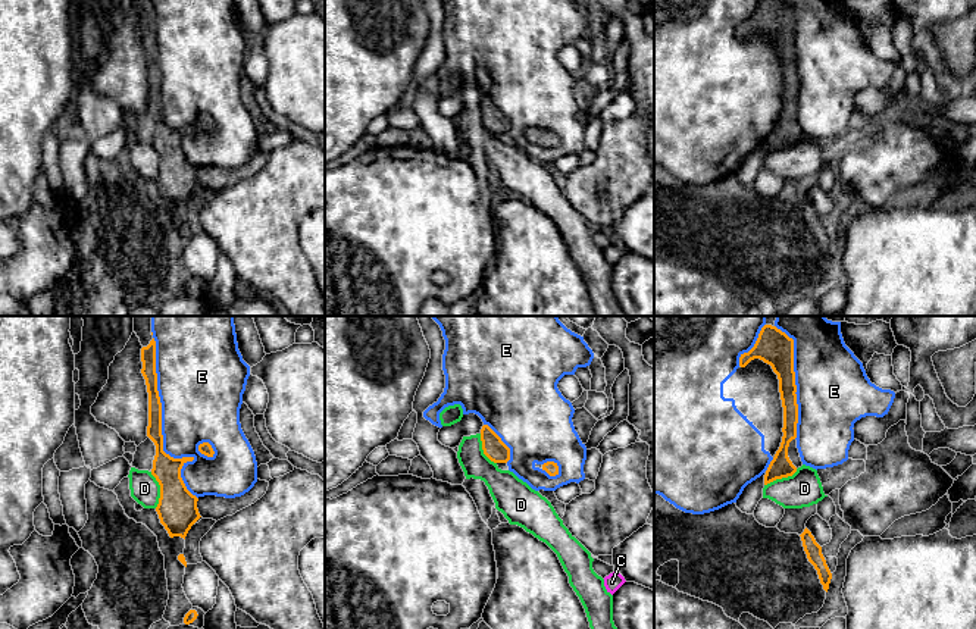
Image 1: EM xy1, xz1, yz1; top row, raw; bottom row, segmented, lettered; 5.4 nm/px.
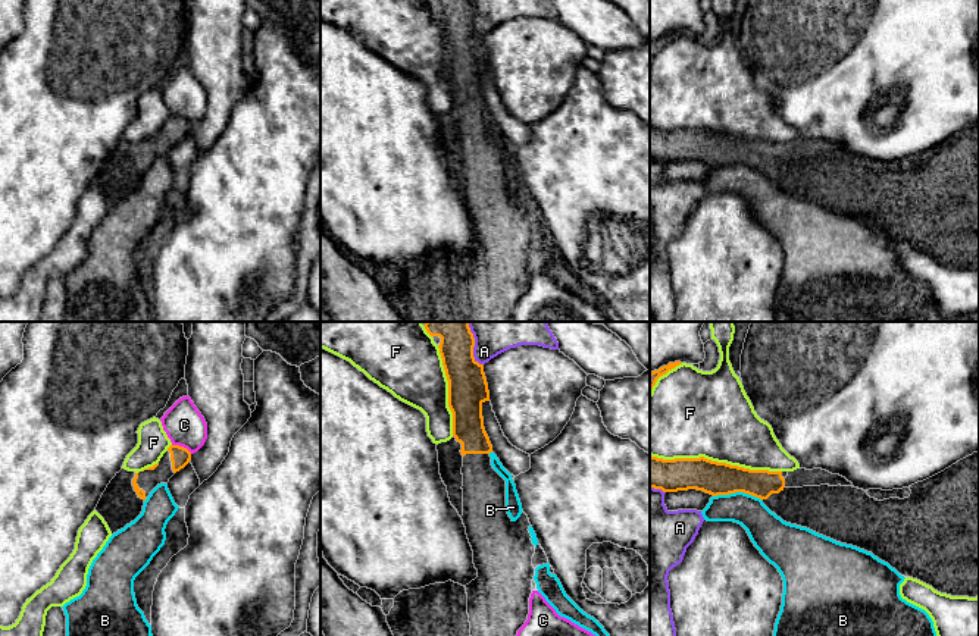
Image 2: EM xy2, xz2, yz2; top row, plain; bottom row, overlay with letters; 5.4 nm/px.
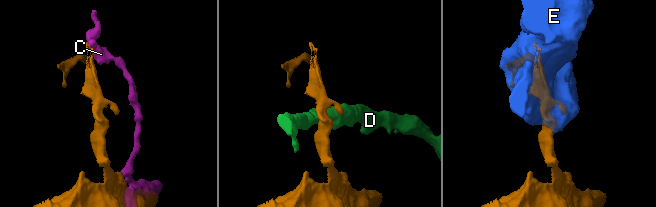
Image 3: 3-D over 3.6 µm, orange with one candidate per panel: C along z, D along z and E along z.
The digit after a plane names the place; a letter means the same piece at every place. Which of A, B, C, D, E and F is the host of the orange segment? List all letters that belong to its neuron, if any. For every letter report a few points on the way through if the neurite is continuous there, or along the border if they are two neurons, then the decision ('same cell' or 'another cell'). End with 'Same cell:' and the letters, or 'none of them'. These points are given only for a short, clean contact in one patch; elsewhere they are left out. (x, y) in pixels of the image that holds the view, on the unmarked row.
A: another cell
B: another cell
C: another cell
D: border along xy1 (150, 143), (159, 156), (159, 174), (156, 178); another cell
E: another cell
F: another cell
Same cell: none of them

